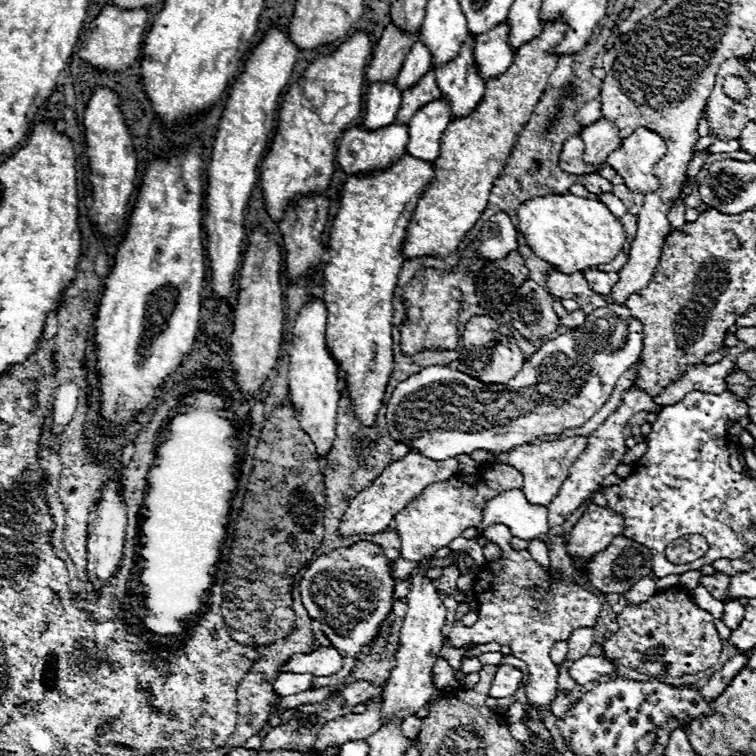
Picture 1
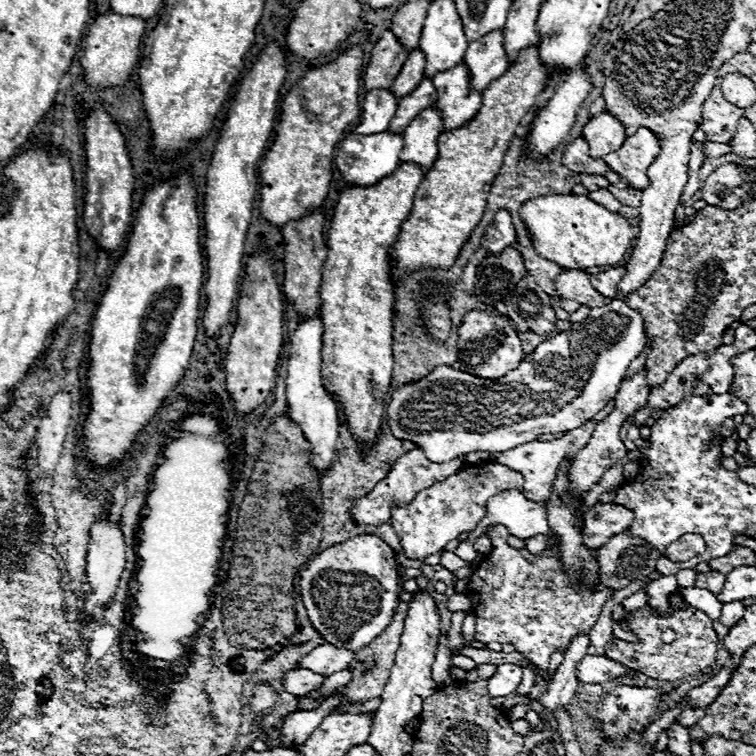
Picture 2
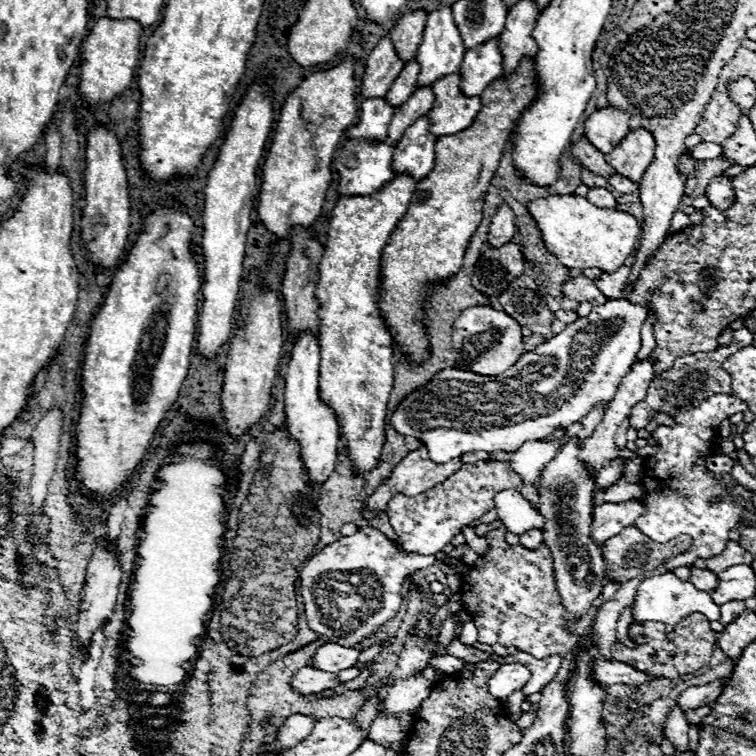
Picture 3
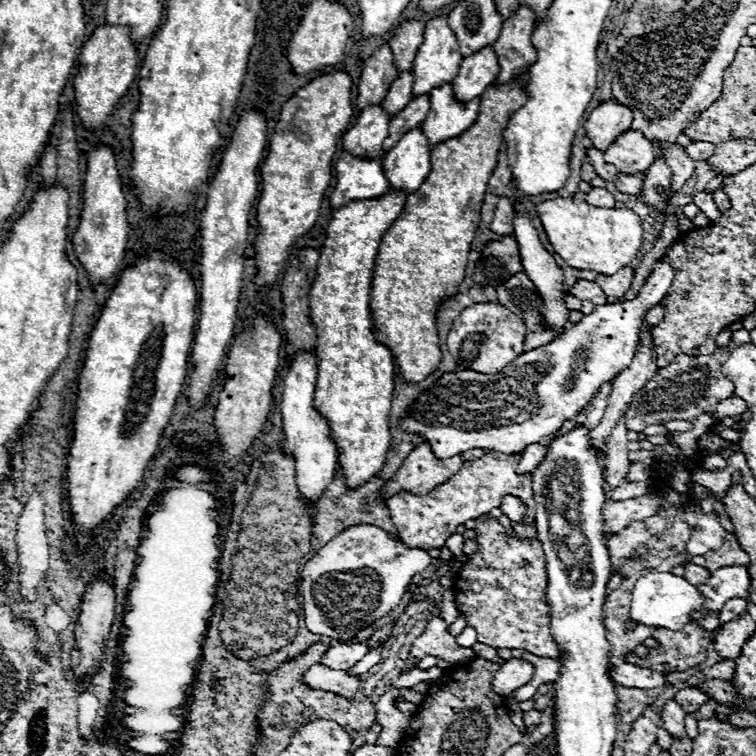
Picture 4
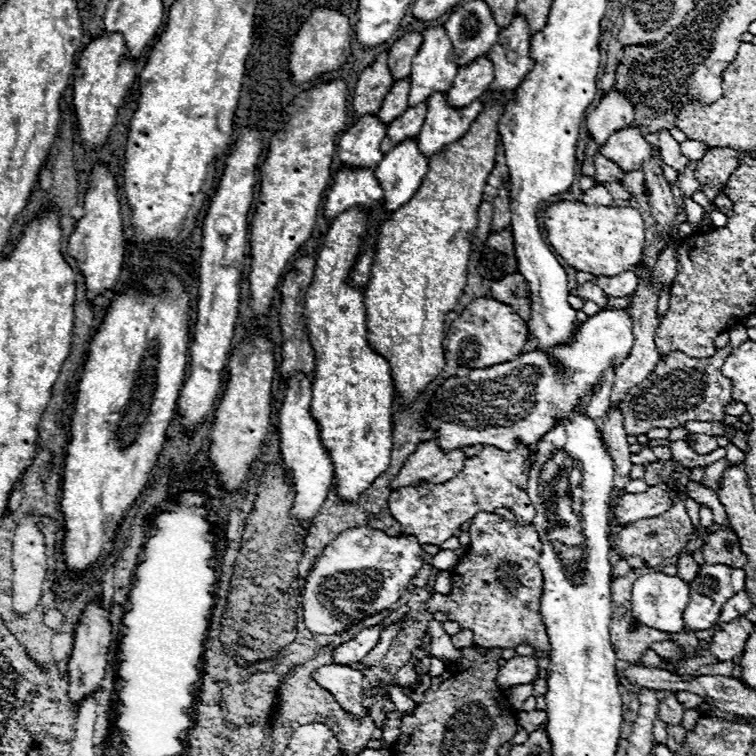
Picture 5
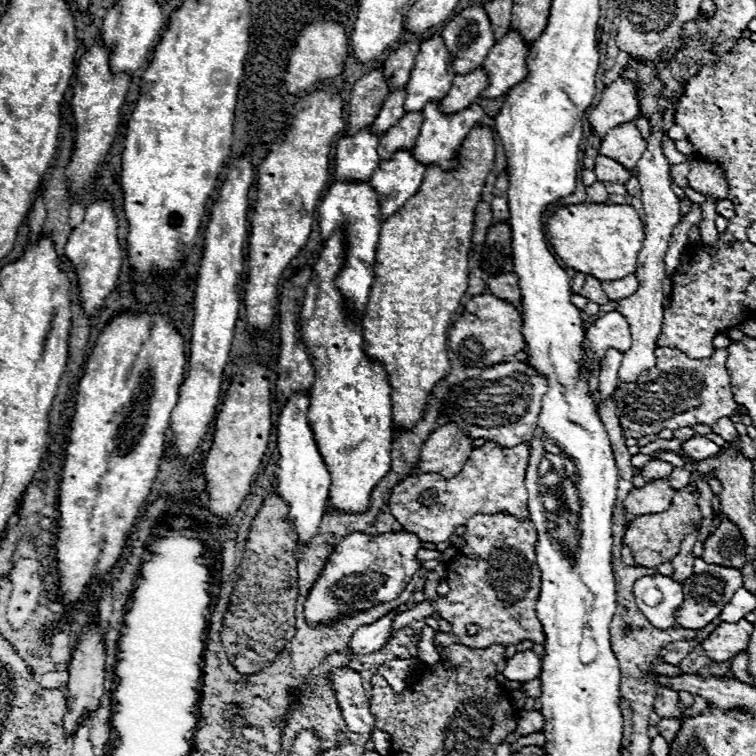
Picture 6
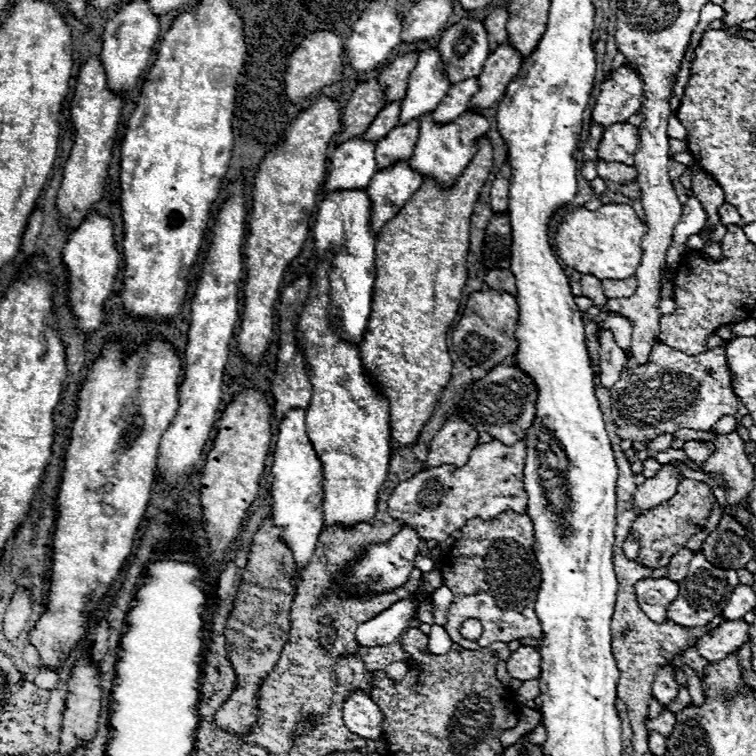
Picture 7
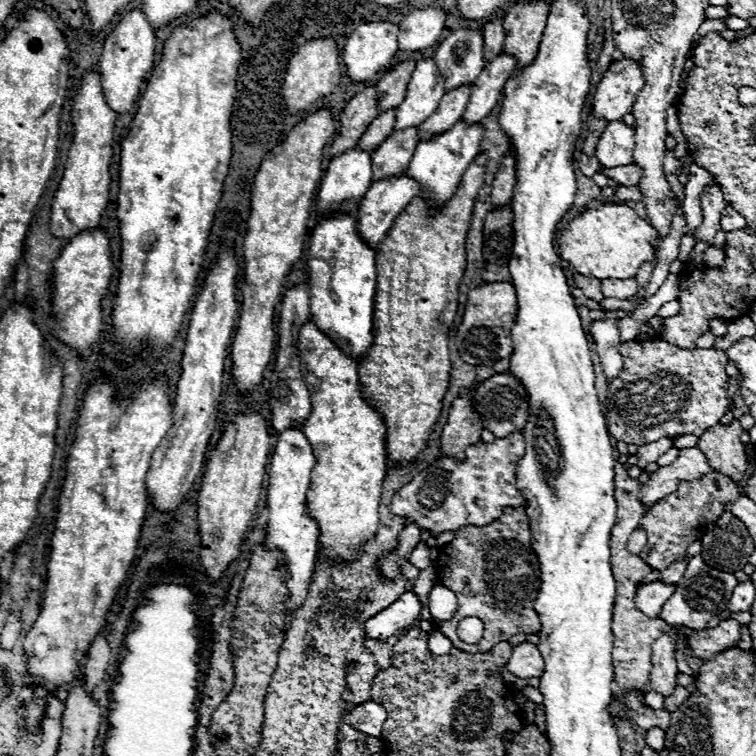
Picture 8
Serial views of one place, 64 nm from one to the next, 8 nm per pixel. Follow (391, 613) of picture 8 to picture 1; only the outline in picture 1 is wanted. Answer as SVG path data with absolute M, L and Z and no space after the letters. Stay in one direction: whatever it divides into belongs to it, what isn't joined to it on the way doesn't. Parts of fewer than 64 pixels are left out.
M320 648L310 654L298 654L292 656L284 672L310 672L314 676L330 676L336 674L344 664L344 656L336 648Z

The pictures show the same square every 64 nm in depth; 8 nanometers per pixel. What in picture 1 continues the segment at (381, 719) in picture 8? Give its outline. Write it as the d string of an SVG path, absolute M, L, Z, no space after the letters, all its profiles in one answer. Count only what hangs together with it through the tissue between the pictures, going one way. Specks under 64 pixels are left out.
M284 672L276 678L274 682L274 690L280 696L288 696L288 694L300 694L312 688L316 676L308 676L308 674L296 674L296 672Z

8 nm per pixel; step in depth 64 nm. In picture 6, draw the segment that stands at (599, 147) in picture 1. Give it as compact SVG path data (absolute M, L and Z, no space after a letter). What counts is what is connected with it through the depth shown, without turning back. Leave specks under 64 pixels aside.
M618 76L610 86L604 88L598 106L590 114L590 124L598 132L600 138L620 124L632 122L634 116L640 112L638 104L638 88L632 80Z

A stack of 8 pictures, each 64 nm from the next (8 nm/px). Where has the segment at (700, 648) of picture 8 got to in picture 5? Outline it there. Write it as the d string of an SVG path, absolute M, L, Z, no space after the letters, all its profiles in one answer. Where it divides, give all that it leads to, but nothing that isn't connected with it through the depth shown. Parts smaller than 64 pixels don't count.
M736 618L734 622L722 622L722 628L716 628L712 640L706 644L706 648L710 650L710 654L720 660L734 660L736 656L742 656L744 652L744 644L748 640L748 636L752 634L754 624L750 620Z

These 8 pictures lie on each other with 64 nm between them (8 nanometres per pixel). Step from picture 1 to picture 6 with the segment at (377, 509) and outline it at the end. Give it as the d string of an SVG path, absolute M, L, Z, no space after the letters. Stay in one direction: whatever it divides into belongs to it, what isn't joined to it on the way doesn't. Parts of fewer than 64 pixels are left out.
M454 424L440 426L422 446L418 472L442 472L444 476L458 474L474 448L472 444L474 440L462 434Z

